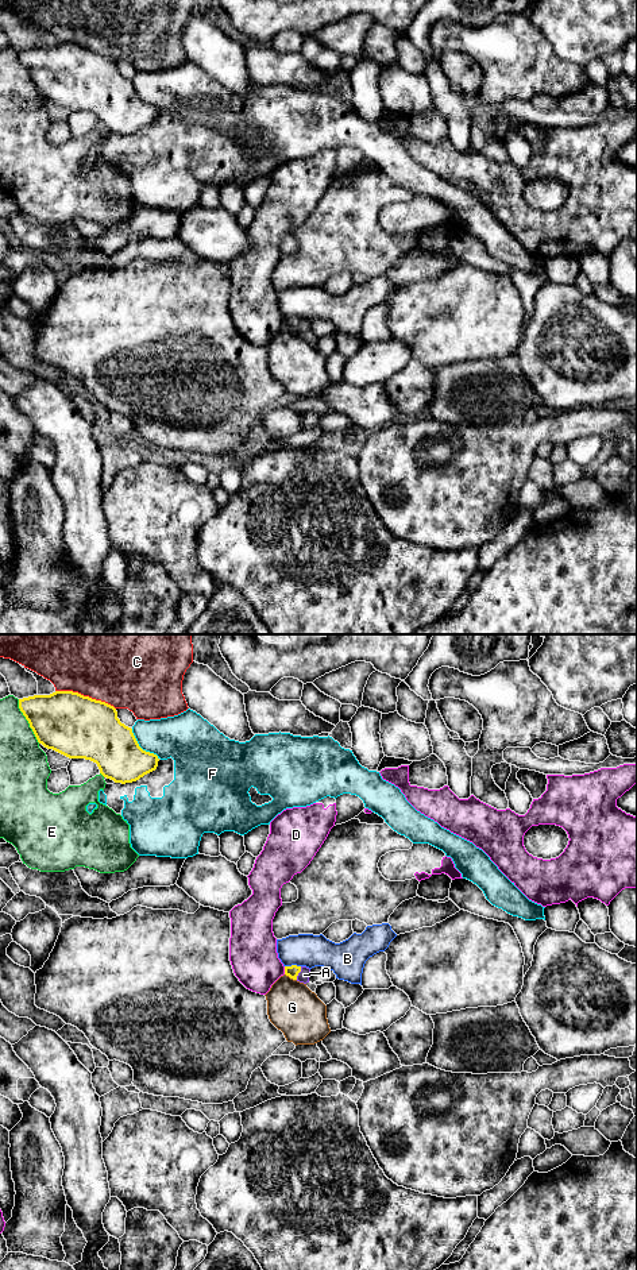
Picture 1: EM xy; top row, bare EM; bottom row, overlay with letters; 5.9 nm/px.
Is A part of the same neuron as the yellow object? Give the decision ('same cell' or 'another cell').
same cell

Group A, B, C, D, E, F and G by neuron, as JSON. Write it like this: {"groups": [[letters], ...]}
{"groups": [["A"], ["B"], ["C"], ["D"], ["E"], ["F"], ["G"]]}

